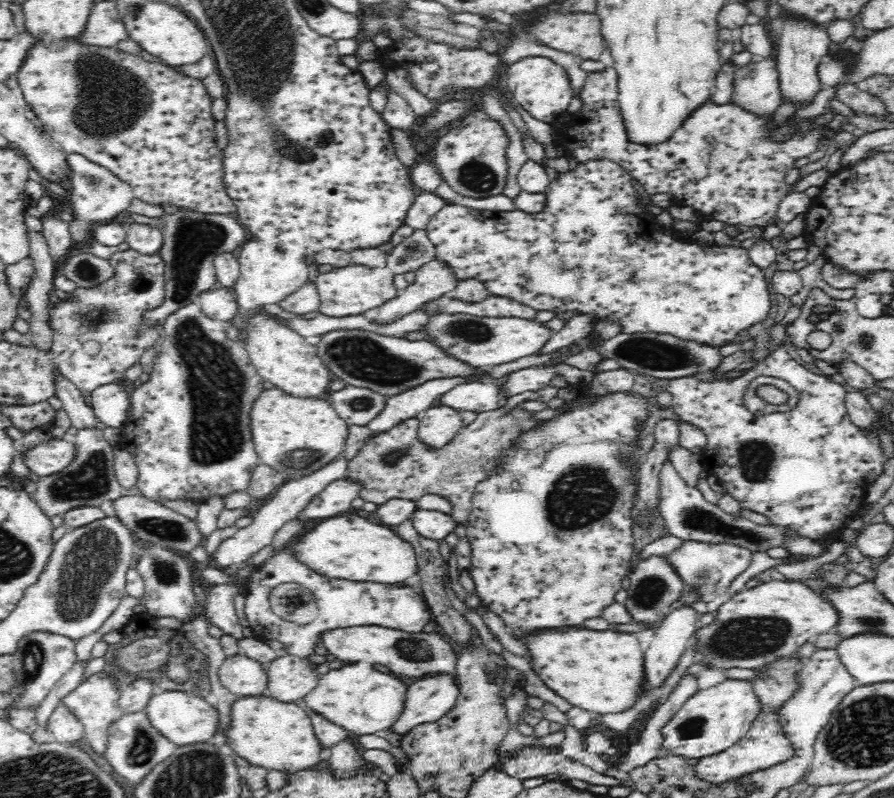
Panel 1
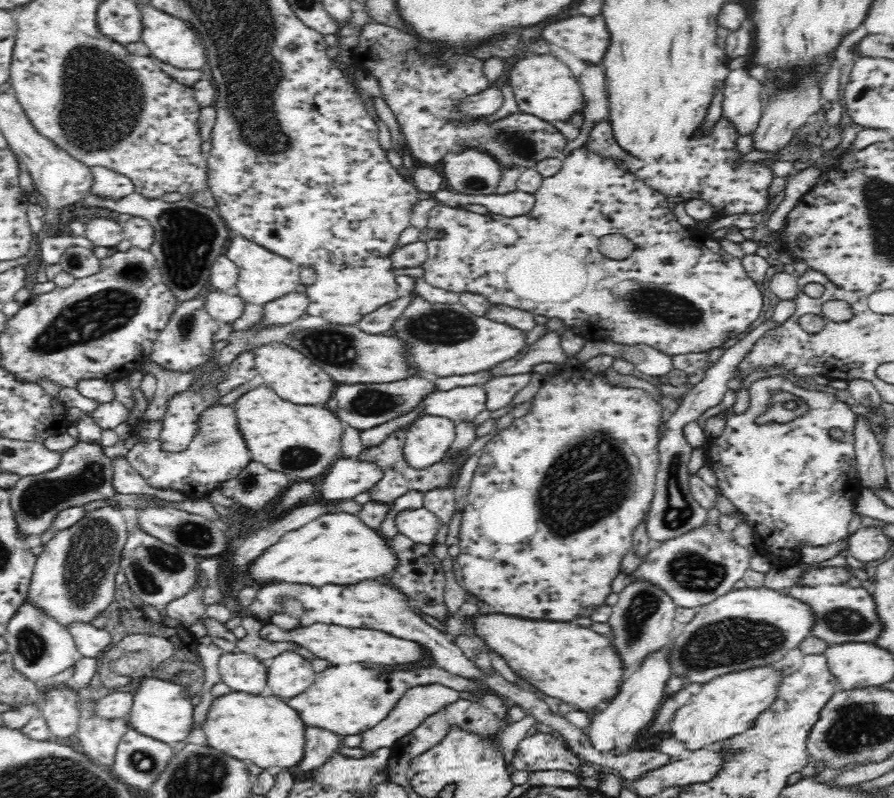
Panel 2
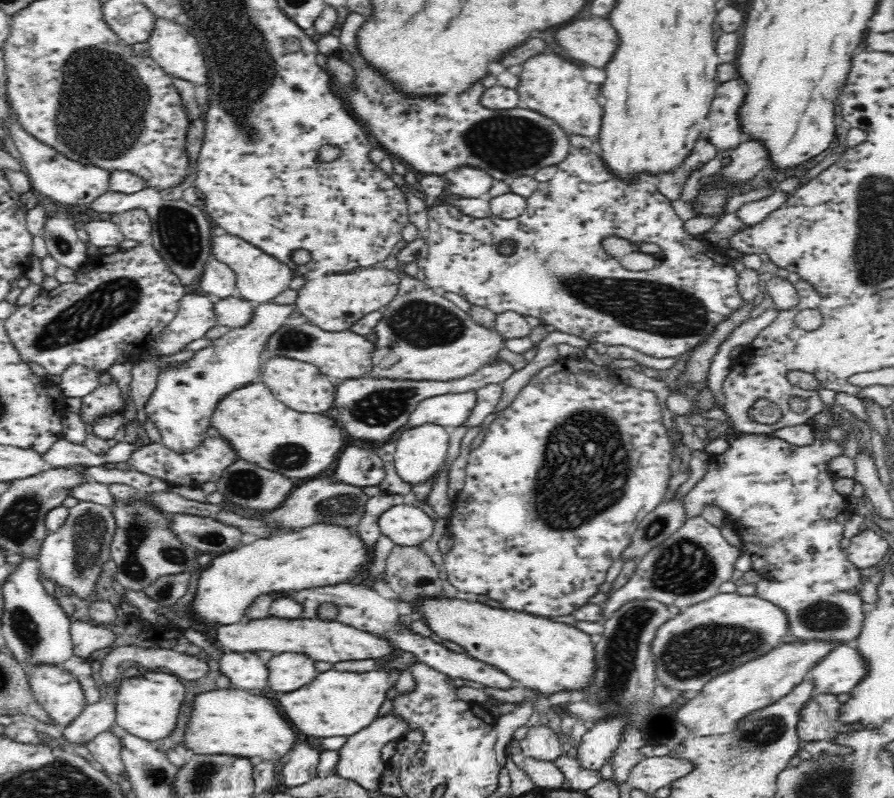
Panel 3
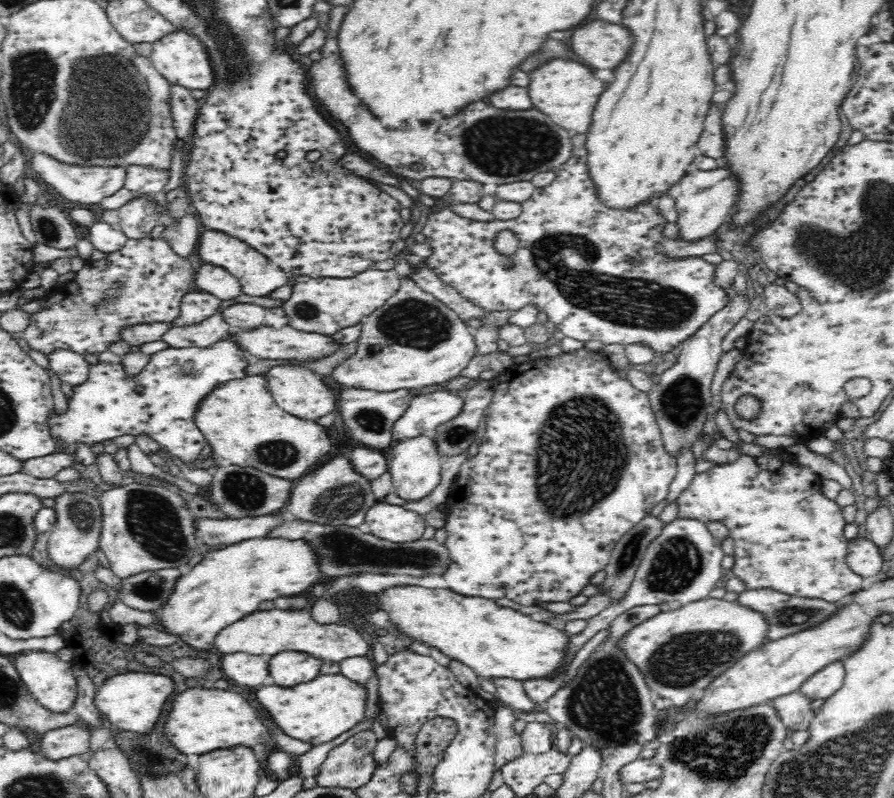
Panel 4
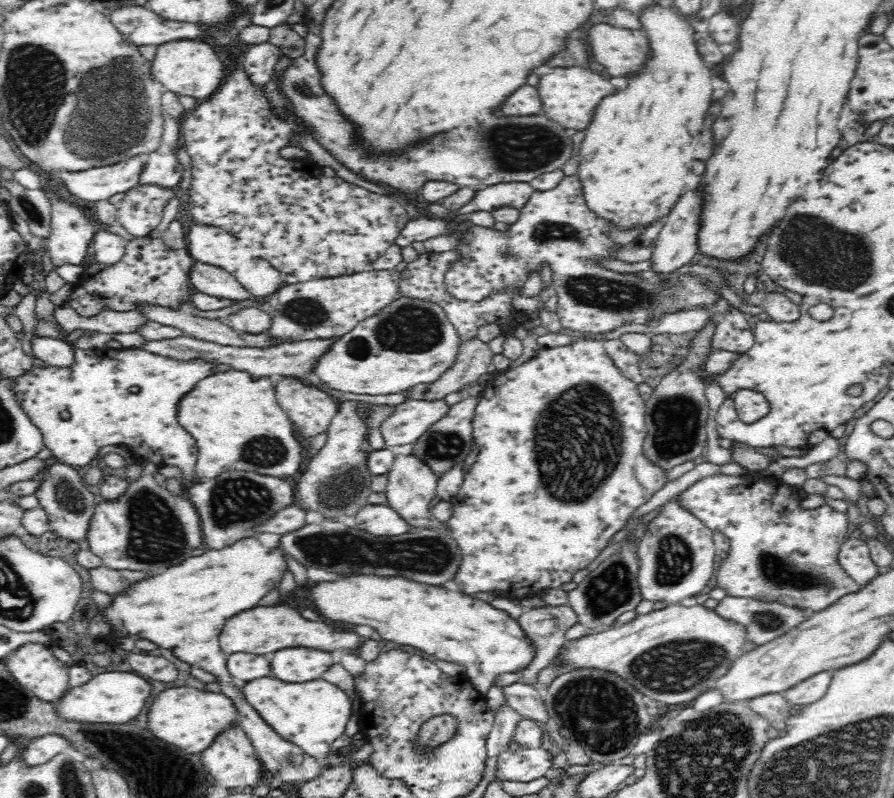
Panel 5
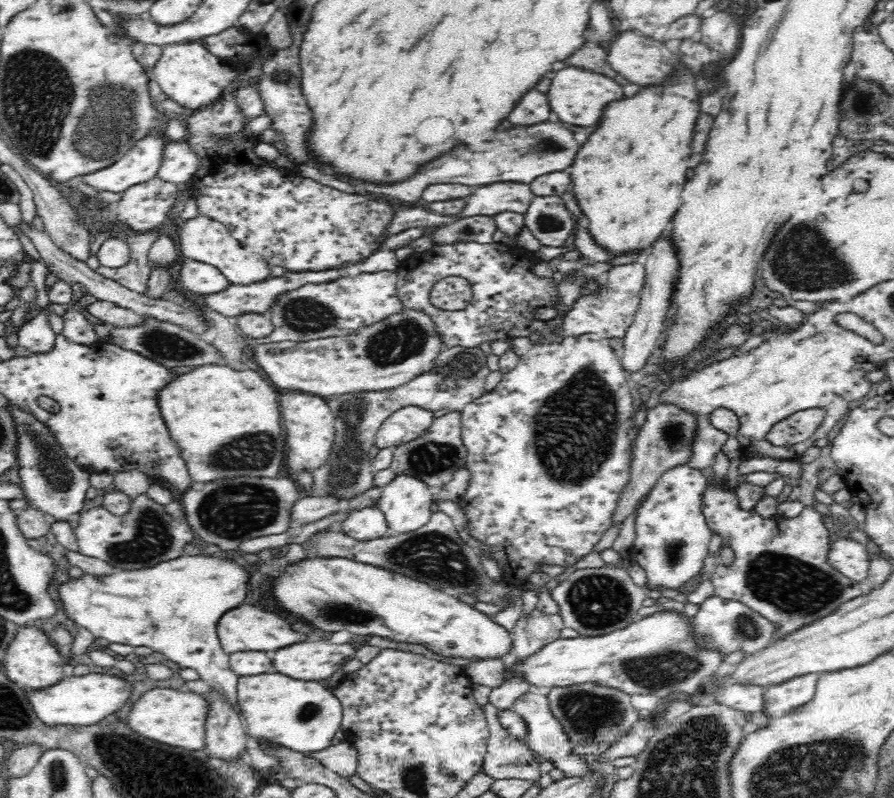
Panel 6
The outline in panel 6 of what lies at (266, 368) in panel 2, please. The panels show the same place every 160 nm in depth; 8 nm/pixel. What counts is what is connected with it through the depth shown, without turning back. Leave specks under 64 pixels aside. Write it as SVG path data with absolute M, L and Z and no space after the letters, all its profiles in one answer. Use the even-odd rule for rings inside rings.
M304 392L282 394L279 405L282 406L280 412L287 446L286 470L290 468L292 472L312 472L327 459L335 437L336 415L332 412L328 399L324 398Z

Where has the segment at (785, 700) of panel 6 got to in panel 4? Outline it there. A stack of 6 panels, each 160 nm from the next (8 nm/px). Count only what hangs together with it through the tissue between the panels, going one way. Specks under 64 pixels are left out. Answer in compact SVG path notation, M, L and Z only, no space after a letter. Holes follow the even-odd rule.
M838 659L810 676L799 691L806 693L806 696L812 698L812 700L824 700L838 692L839 688L844 684L844 678L846 678L844 660Z

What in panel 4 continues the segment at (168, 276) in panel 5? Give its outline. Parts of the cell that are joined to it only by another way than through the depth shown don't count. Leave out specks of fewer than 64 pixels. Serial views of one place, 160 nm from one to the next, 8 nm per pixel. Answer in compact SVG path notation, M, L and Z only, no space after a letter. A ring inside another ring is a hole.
M163 238L128 239L122 248L109 252L103 259L86 259L72 280L58 282L45 296L36 299L40 308L30 314L29 325L19 335L32 350L47 357L56 350L99 356L108 352L114 342L122 340L122 330L126 328L172 322L180 312L184 295L195 288L193 276L192 263L176 256Z

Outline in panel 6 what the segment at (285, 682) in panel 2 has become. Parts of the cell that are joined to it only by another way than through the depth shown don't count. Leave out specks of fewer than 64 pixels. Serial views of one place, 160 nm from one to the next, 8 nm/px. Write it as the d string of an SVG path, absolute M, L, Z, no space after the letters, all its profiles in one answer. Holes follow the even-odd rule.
M302 642L282 648L274 656L276 672L294 680L320 681L328 679L347 660L355 657L356 649L350 643ZM330 648L330 652L328 652Z

